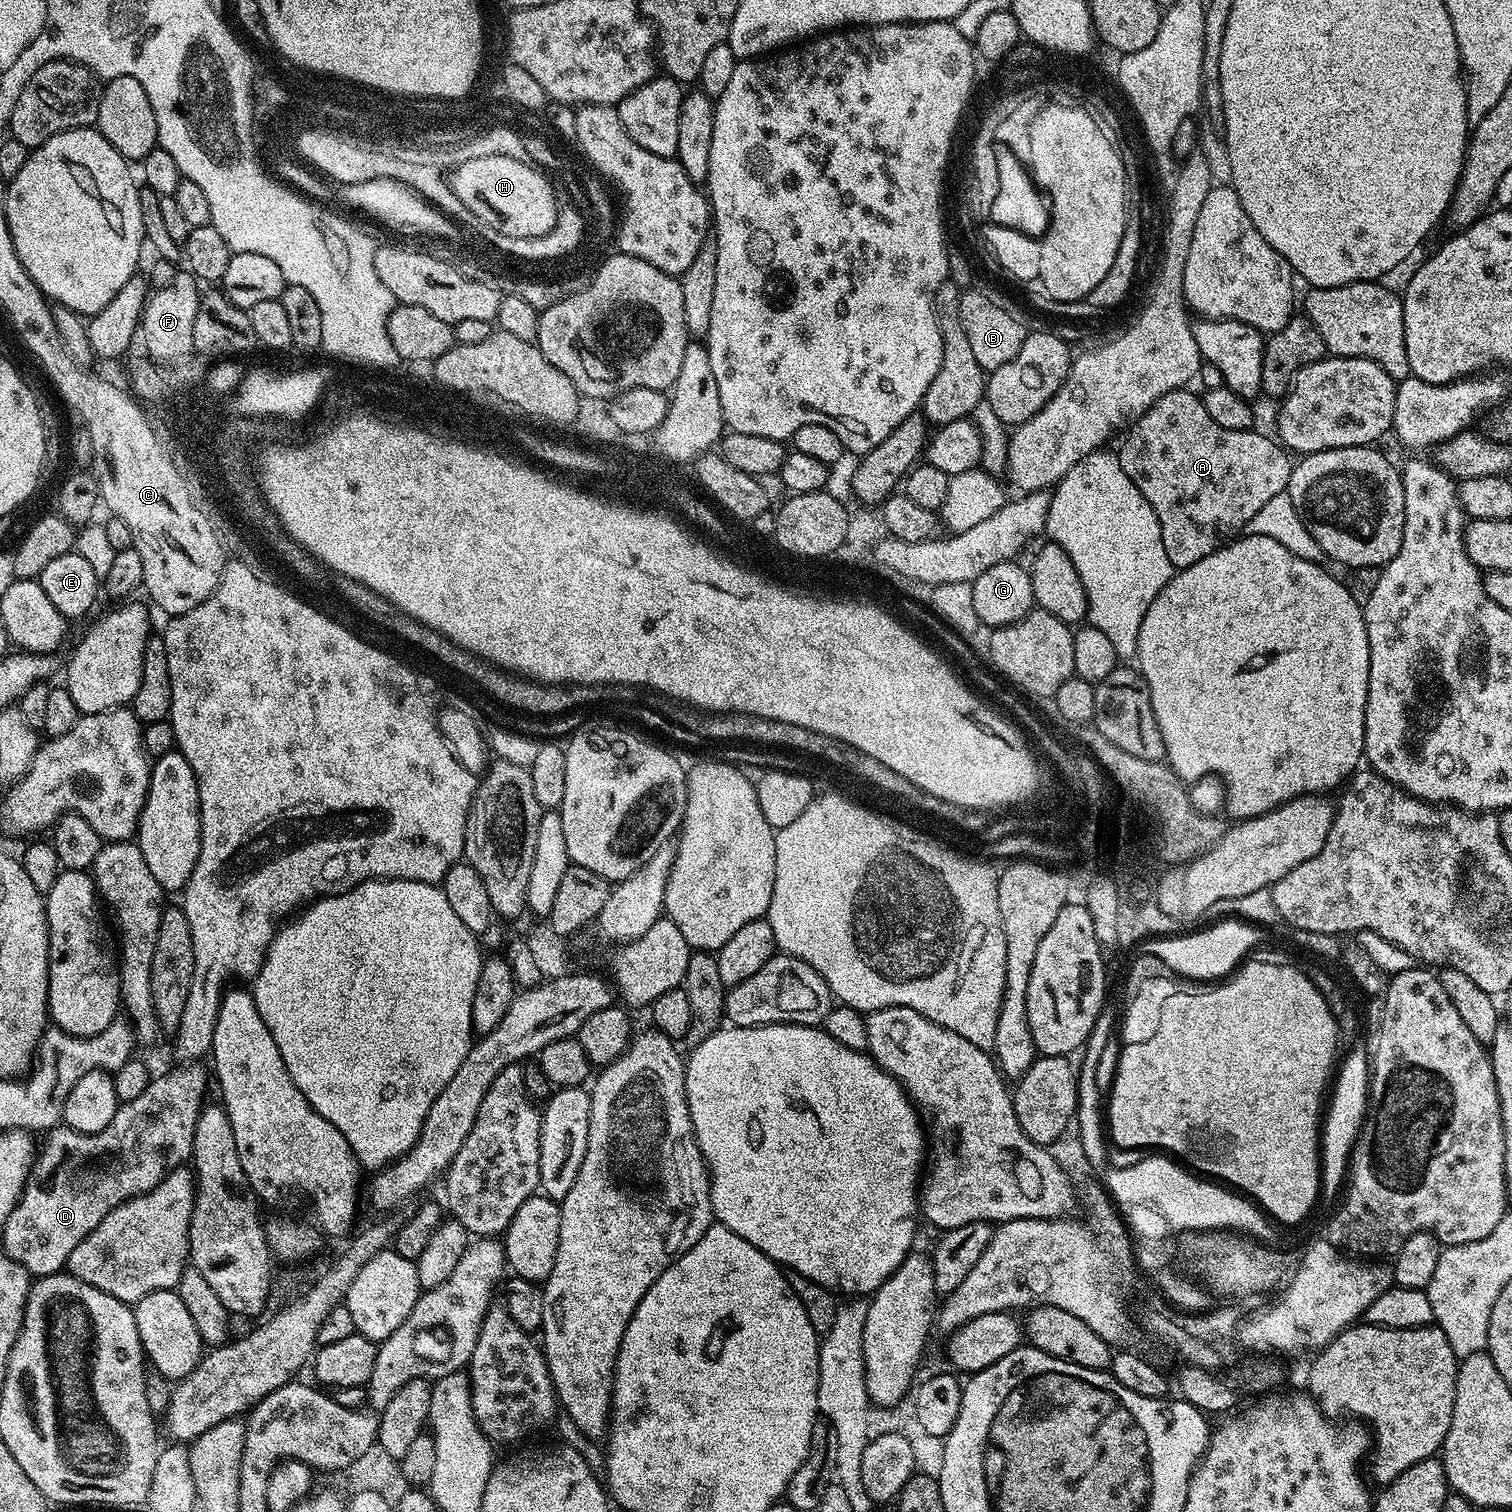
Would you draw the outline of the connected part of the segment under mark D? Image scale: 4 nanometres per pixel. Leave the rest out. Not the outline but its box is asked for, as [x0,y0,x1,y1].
[2,1062,210,1276]

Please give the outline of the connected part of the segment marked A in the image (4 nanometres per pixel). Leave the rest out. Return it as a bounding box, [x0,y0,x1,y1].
[1118,390,1294,570]

